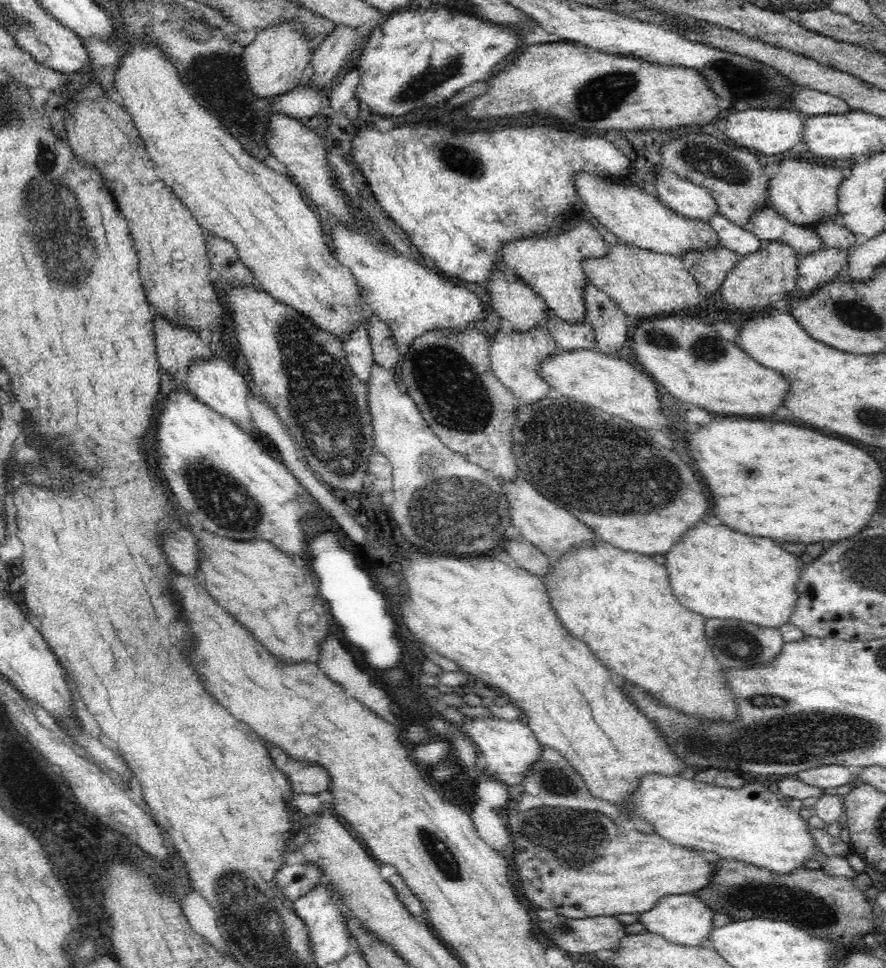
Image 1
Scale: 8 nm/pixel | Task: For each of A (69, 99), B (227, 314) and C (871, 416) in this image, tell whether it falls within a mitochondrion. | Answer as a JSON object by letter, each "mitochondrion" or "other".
{"A":"other","B":"other","C":"mitochondrion"}

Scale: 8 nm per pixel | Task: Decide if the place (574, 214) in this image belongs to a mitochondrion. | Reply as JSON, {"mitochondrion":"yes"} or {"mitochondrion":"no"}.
{"mitochondrion":"no"}

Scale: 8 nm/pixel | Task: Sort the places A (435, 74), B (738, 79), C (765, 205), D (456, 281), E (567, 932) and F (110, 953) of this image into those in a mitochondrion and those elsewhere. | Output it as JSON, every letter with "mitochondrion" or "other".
{"A":"mitochondrion","B":"mitochondrion","C":"other","D":"other","E":"mitochondrion","F":"other"}

